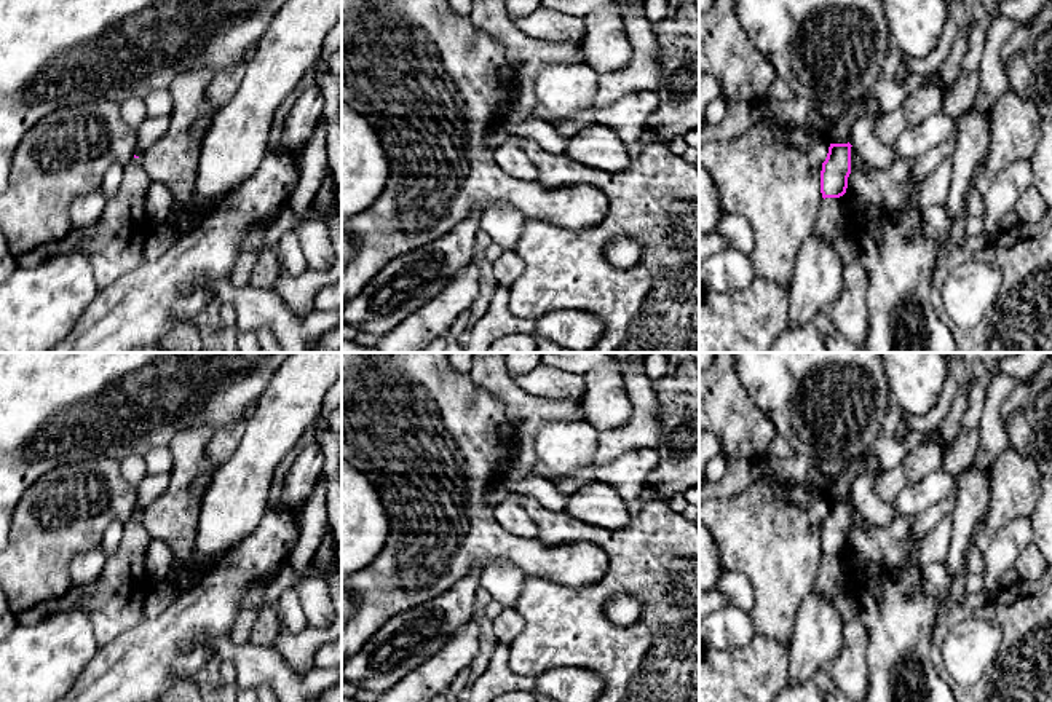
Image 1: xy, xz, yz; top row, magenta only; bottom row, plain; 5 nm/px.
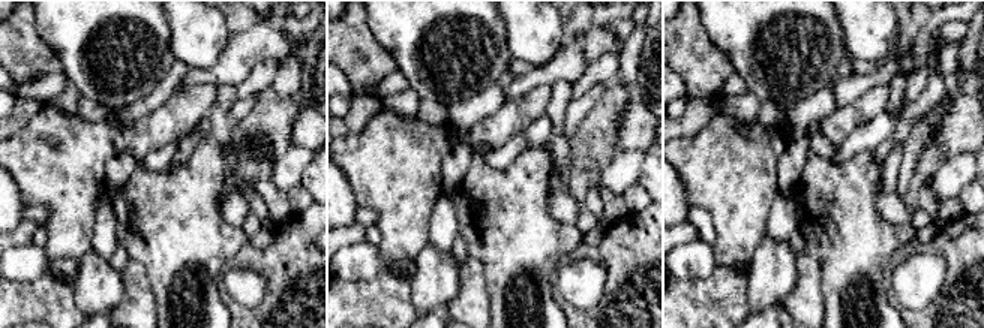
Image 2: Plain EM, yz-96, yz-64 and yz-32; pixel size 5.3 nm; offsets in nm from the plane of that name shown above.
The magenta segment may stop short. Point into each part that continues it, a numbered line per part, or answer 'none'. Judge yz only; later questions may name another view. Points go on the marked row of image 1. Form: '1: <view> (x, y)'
1: yz (867, 106)

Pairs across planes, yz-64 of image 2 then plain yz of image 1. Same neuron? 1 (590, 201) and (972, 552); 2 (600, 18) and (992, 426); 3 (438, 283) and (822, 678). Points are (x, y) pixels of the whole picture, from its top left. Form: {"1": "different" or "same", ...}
{"1": "same", "2": "different", "3": "different"}

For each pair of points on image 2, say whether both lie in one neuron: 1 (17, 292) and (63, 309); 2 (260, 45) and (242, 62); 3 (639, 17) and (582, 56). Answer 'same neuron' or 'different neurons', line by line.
1: same neuron
2: same neuron
3: different neurons

